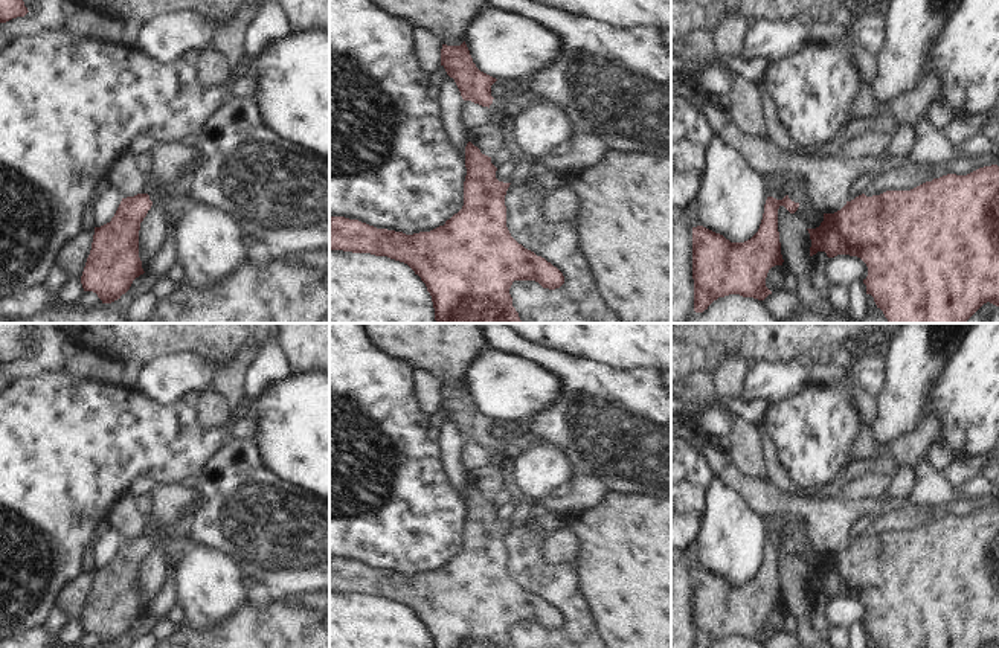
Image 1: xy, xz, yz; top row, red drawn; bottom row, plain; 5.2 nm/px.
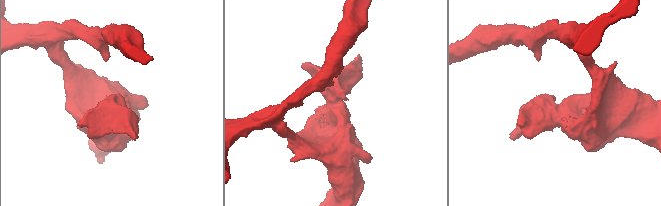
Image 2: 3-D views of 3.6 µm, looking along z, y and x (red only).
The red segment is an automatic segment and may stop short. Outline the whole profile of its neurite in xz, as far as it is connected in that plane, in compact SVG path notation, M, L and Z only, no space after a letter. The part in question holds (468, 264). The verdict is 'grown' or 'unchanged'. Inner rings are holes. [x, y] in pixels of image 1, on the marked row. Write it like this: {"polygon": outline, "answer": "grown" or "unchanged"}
{"polygon": "M471 142L465 146L465 168L464 206L444 226L406 235L358 220L329 217L329 250L371 253L407 264L432 296L436 323L522 323L509 294L512 282L535 281L543 288L555 290L564 284L564 276L511 236L505 206L511 183L496 178L497 168L491 157Z", "answer": "unchanged"}

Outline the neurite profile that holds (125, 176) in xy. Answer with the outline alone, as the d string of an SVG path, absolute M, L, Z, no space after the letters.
M125 151L107 174L107 184L113 186L122 198L146 194L149 175L134 162L136 156Z

